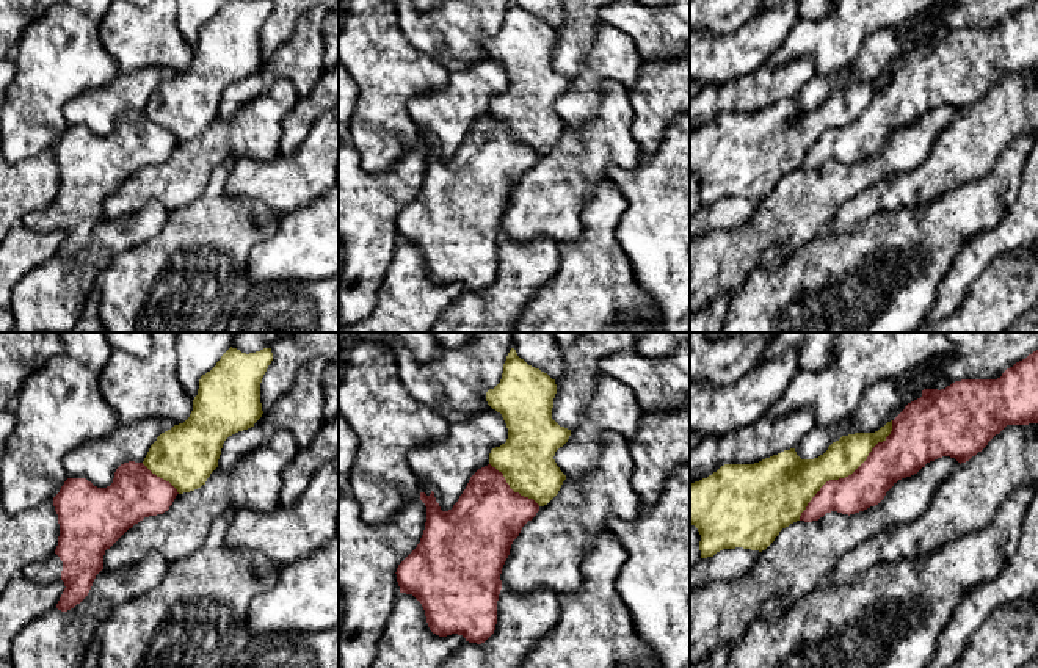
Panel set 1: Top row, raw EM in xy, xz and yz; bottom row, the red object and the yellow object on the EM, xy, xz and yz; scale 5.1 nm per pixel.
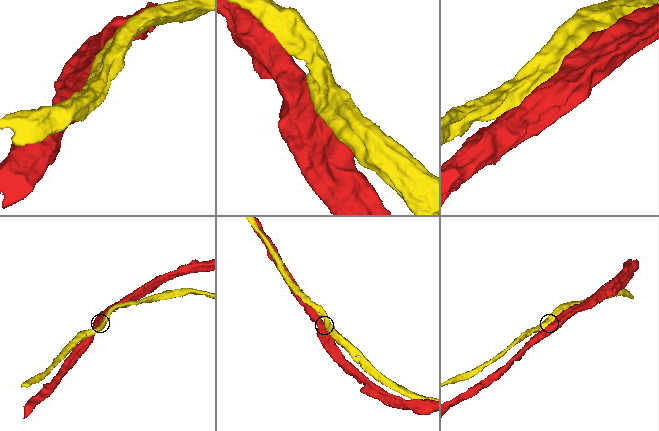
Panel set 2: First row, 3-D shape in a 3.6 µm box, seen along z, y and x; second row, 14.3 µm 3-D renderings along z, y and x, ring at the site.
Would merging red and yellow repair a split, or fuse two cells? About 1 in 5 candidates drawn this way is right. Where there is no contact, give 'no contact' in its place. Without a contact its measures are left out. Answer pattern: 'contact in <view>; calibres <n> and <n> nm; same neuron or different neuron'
contact in yz; calibres 220 and 220 nm; different neuron

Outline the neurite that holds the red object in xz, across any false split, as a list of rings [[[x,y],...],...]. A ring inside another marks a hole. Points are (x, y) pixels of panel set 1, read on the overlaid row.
[[[491,464],[470,477],[452,510],[442,511],[433,491],[430,496],[420,492],[420,500],[426,506],[425,530],[417,547],[397,568],[400,593],[412,594],[422,604],[433,634],[458,634],[481,644],[495,630],[500,574],[511,544],[539,505],[514,492]]]

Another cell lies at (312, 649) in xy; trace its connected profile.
[[[339,629],[252,637],[234,668],[339,668]]]

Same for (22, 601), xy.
[[[22,575],[0,594],[0,668],[14,668],[11,643],[14,637],[33,619],[56,607],[64,582],[28,582]]]

